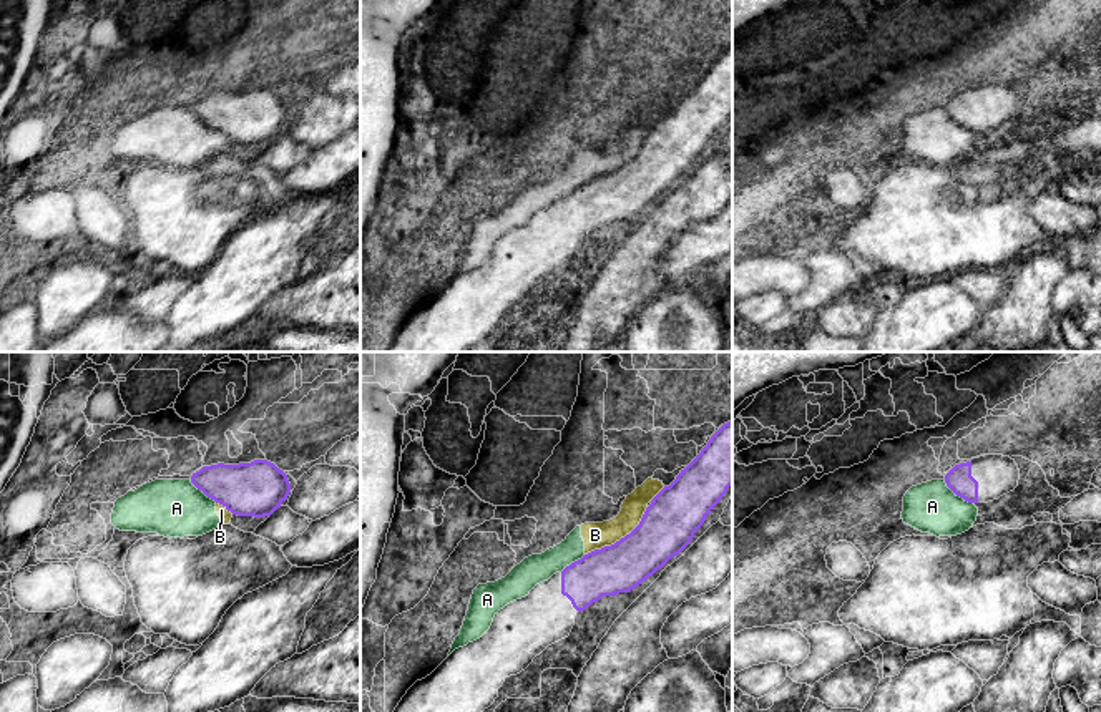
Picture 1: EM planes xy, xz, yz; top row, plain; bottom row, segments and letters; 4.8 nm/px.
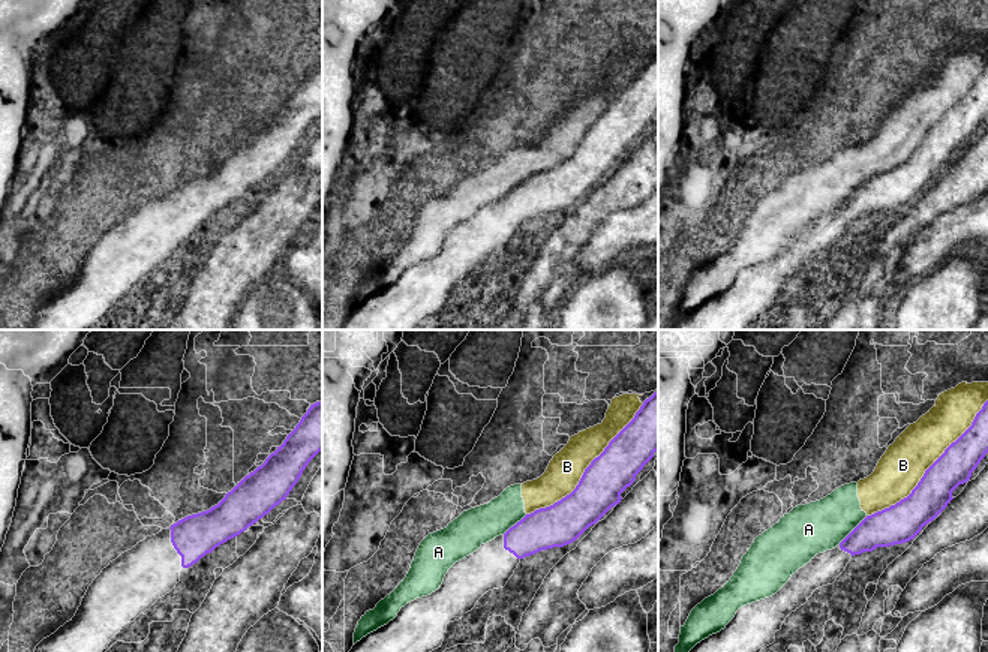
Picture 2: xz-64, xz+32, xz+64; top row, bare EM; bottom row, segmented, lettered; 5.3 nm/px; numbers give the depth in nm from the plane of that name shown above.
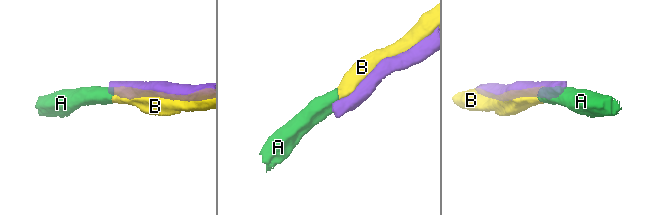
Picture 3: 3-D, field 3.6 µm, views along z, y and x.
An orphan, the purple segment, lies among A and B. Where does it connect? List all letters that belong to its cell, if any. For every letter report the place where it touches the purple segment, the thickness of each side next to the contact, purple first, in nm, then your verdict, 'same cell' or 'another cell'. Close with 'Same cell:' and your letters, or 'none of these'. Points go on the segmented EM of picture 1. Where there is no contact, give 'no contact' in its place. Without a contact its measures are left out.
A: meets purple in yz at (957, 495); 120 nm thick on the purple side, 240 nm on the other; another cell
B: meets purple in xz at (621, 538); 260 nm thick on the purple side, 130 nm on the other; another cell
Same cell: none of these

